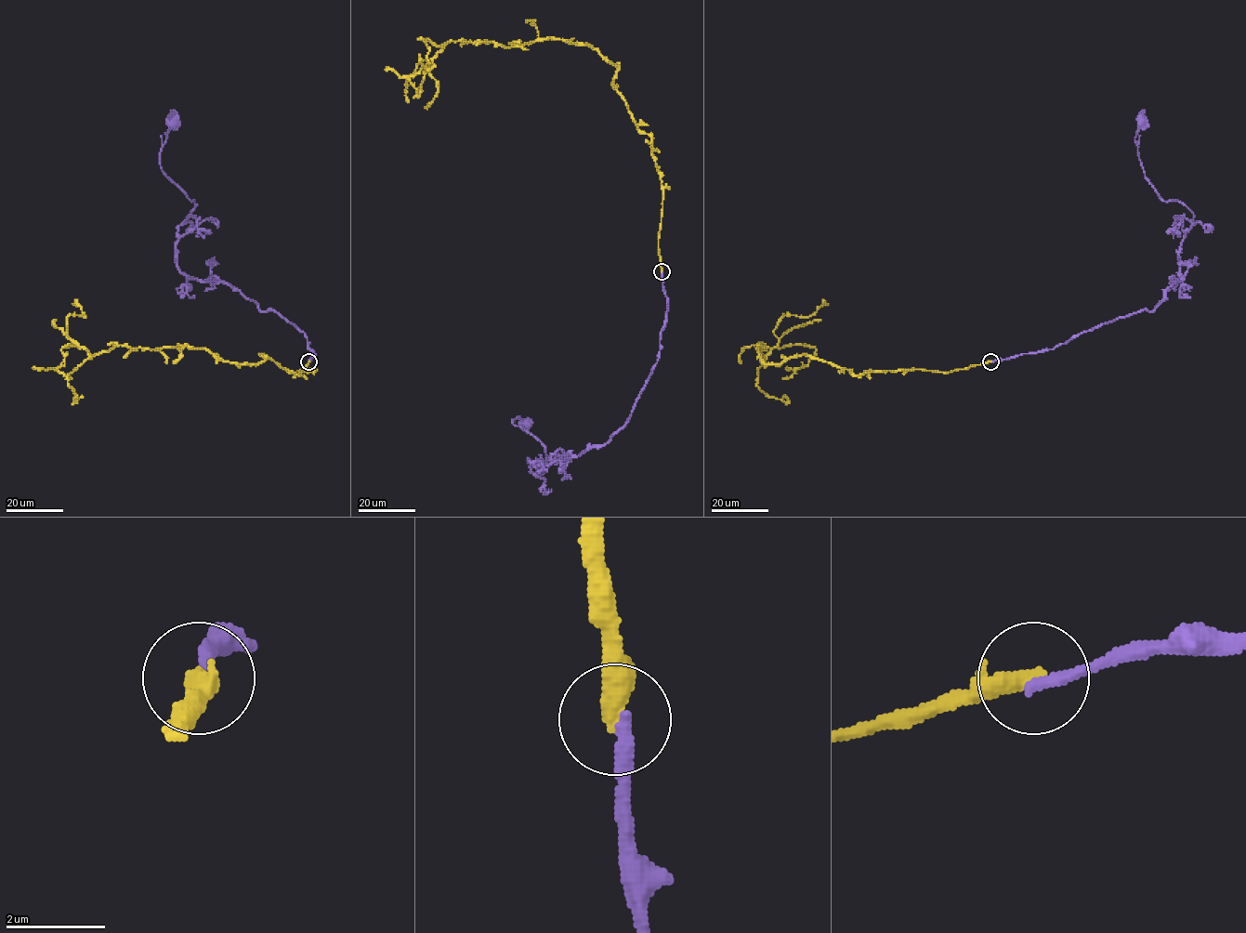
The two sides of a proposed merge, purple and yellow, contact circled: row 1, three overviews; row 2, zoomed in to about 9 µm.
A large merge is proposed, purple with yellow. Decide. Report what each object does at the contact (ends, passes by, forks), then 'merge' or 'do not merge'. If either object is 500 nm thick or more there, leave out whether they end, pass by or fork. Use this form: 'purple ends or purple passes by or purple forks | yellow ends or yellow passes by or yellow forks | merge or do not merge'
purple ends | yellow ends | do not merge

